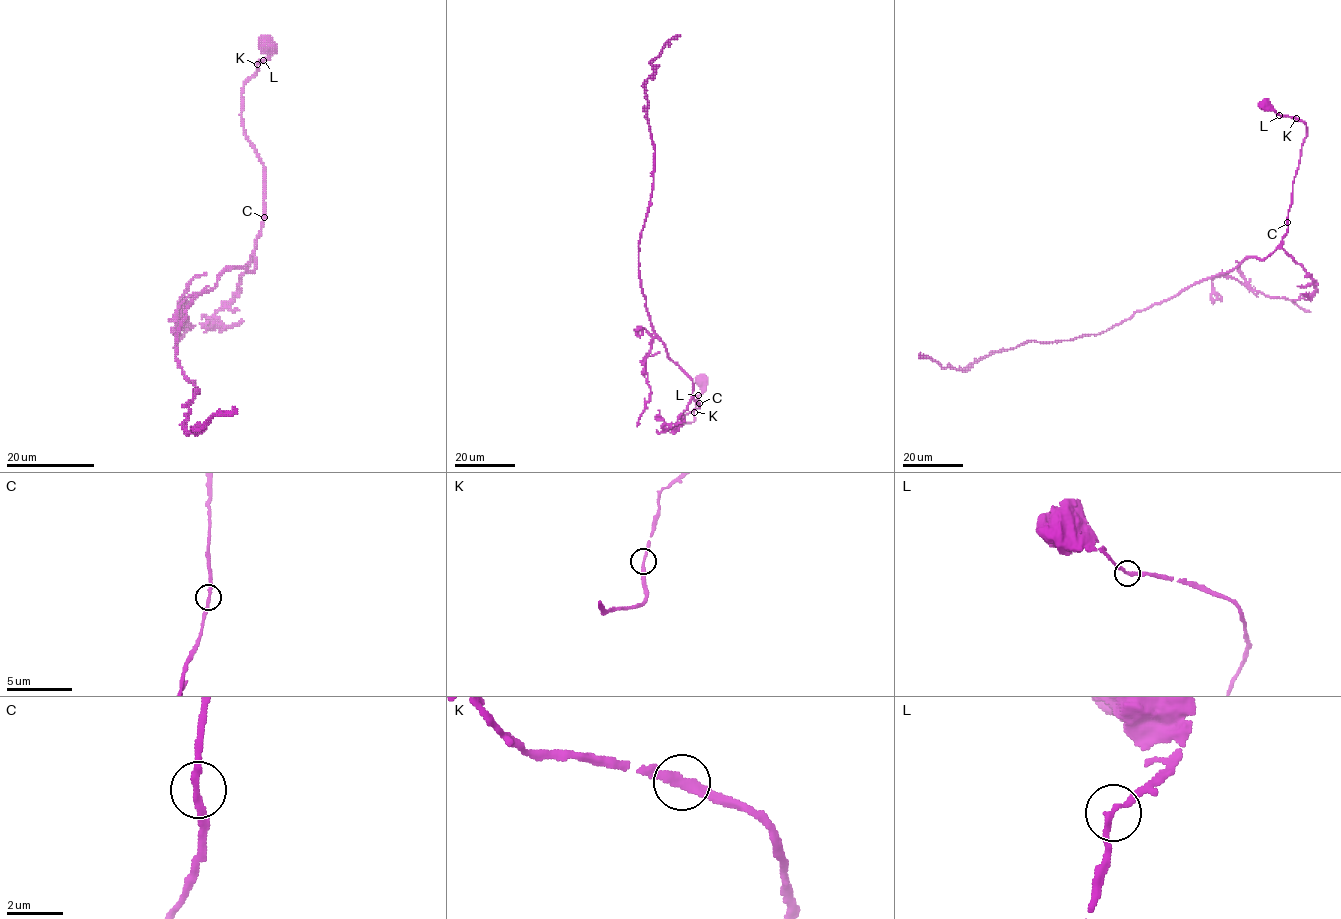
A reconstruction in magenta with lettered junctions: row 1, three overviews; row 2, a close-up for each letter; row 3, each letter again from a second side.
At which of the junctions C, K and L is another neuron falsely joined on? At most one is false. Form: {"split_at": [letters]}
{"split_at": []}

